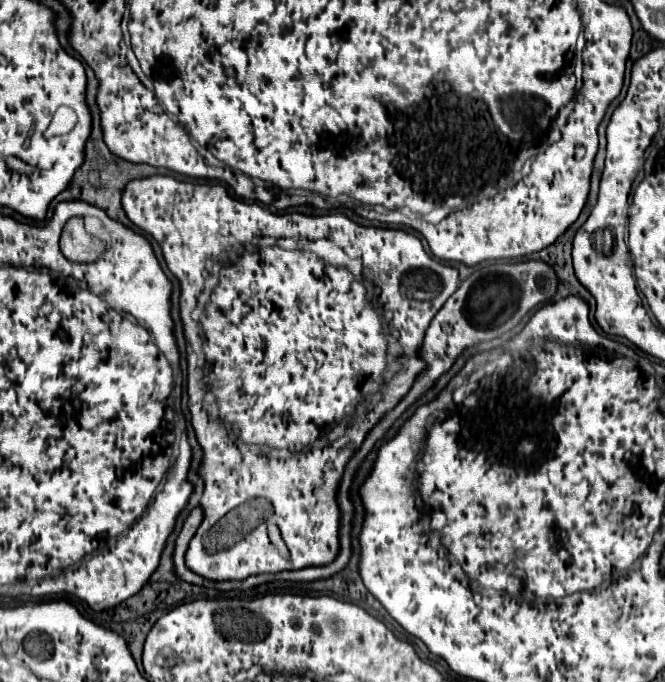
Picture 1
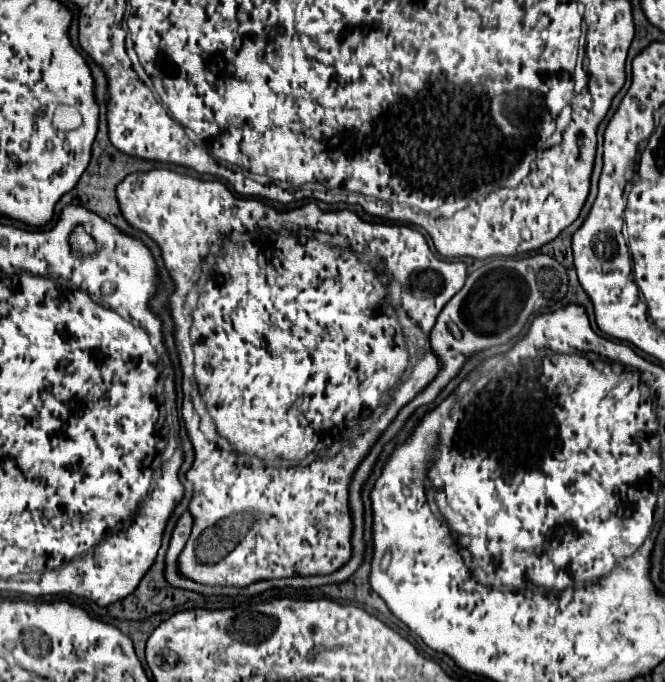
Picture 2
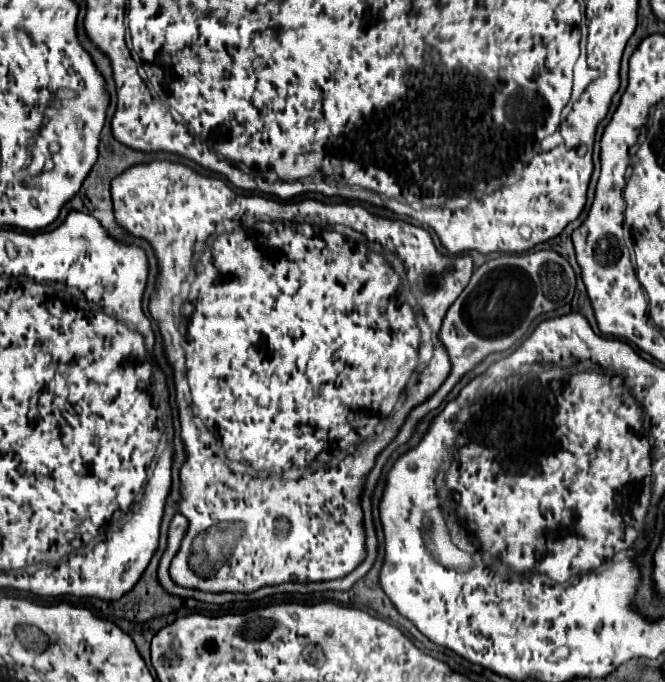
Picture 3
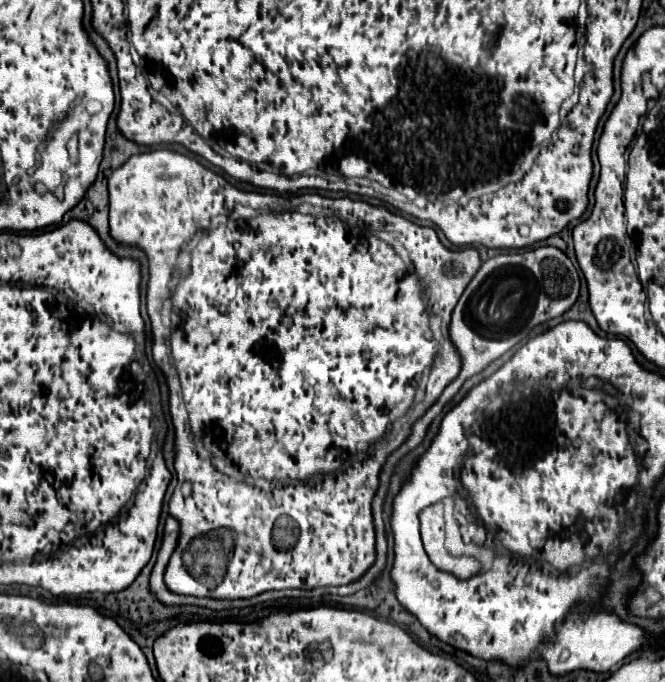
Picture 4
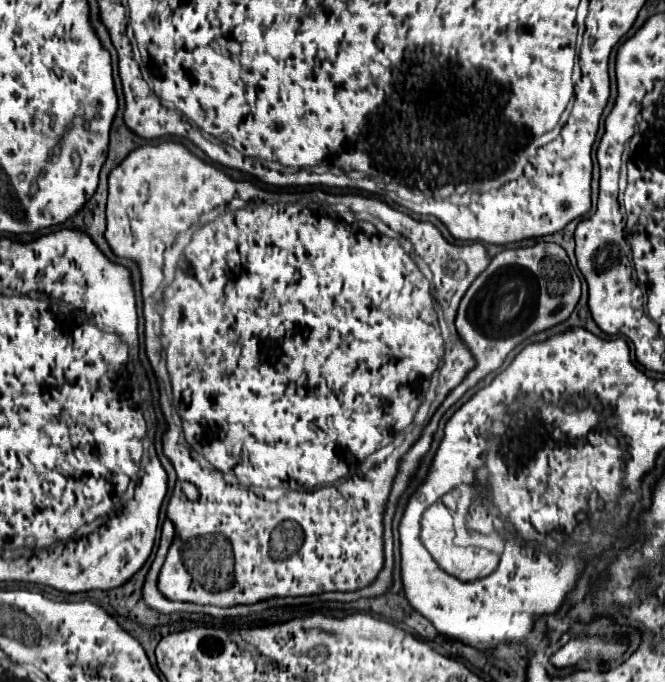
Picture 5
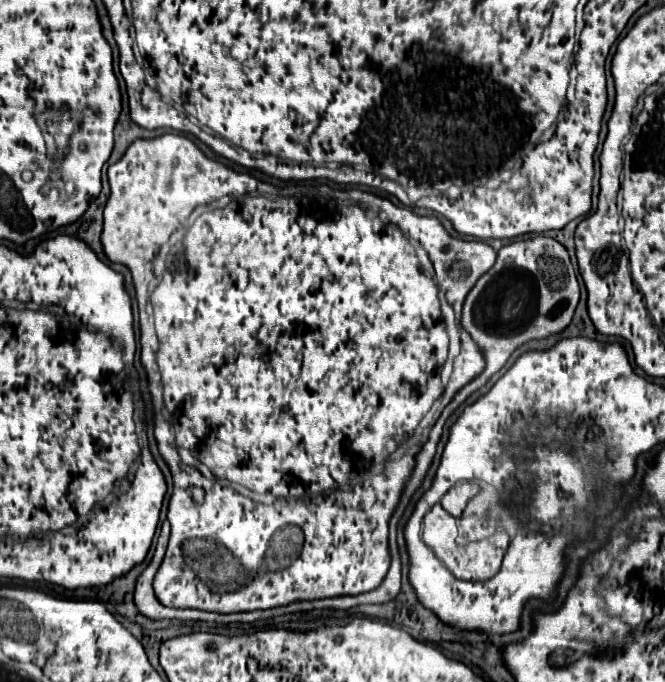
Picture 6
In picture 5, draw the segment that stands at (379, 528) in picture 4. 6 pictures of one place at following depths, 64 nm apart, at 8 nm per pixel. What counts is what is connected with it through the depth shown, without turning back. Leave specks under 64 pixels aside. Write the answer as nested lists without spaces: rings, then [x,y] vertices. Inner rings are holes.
[[[536,242],[532,246],[518,246],[518,248],[506,248],[502,250],[500,254],[496,254],[492,258],[492,264],[472,282],[472,286],[468,288],[468,292],[464,294],[462,298],[462,304],[458,308],[458,316],[456,316],[456,328],[458,328],[458,334],[462,336],[462,340],[468,344],[468,348],[472,350],[474,358],[478,360],[478,366],[466,376],[466,380],[450,392],[450,396],[444,400],[444,404],[438,408],[438,412],[434,414],[432,422],[426,426],[422,438],[410,448],[410,452],[405,454],[400,461],[398,472],[392,483],[392,490],[388,502],[386,504],[386,510],[384,511],[384,570],[380,572],[378,580],[372,584],[360,590],[350,592],[330,592],[330,594],[320,594],[314,596],[301,596],[294,598],[274,598],[274,600],[268,600],[268,602],[258,602],[258,604],[252,604],[252,606],[232,606],[232,608],[214,608],[214,606],[194,606],[194,604],[180,604],[180,602],[170,602],[166,600],[160,592],[158,592],[158,586],[156,586],[156,580],[158,580],[158,572],[164,564],[164,558],[166,558],[166,552],[168,552],[168,546],[174,538],[174,526],[170,520],[166,520],[162,524],[162,538],[160,538],[160,548],[156,552],[156,558],[146,574],[146,580],[144,580],[144,586],[142,586],[142,598],[146,602],[148,608],[156,610],[158,614],[192,614],[192,612],[202,612],[202,614],[208,614],[212,618],[230,618],[230,616],[248,616],[252,612],[262,612],[262,610],[268,610],[268,608],[276,608],[278,606],[294,606],[294,604],[308,603],[314,604],[314,602],[320,602],[320,600],[336,601],[336,602],[354,602],[358,598],[376,598],[376,596],[382,596],[386,594],[390,588],[392,588],[392,570],[394,570],[394,540],[392,533],[392,521],[395,515],[397,504],[400,497],[408,488],[412,476],[416,474],[418,466],[420,466],[420,460],[426,456],[426,452],[430,450],[430,444],[432,444],[432,438],[434,438],[434,432],[438,428],[438,422],[440,418],[444,416],[444,412],[454,406],[464,394],[468,388],[476,386],[480,380],[484,380],[484,376],[488,376],[490,372],[498,370],[504,362],[504,358],[522,342],[526,340],[528,336],[532,334],[538,334],[538,332],[544,332],[548,328],[554,328],[562,322],[566,322],[572,314],[572,310],[576,308],[580,300],[580,278],[578,274],[574,272],[570,260],[568,260],[568,254],[562,246],[554,244],[554,242]]]

